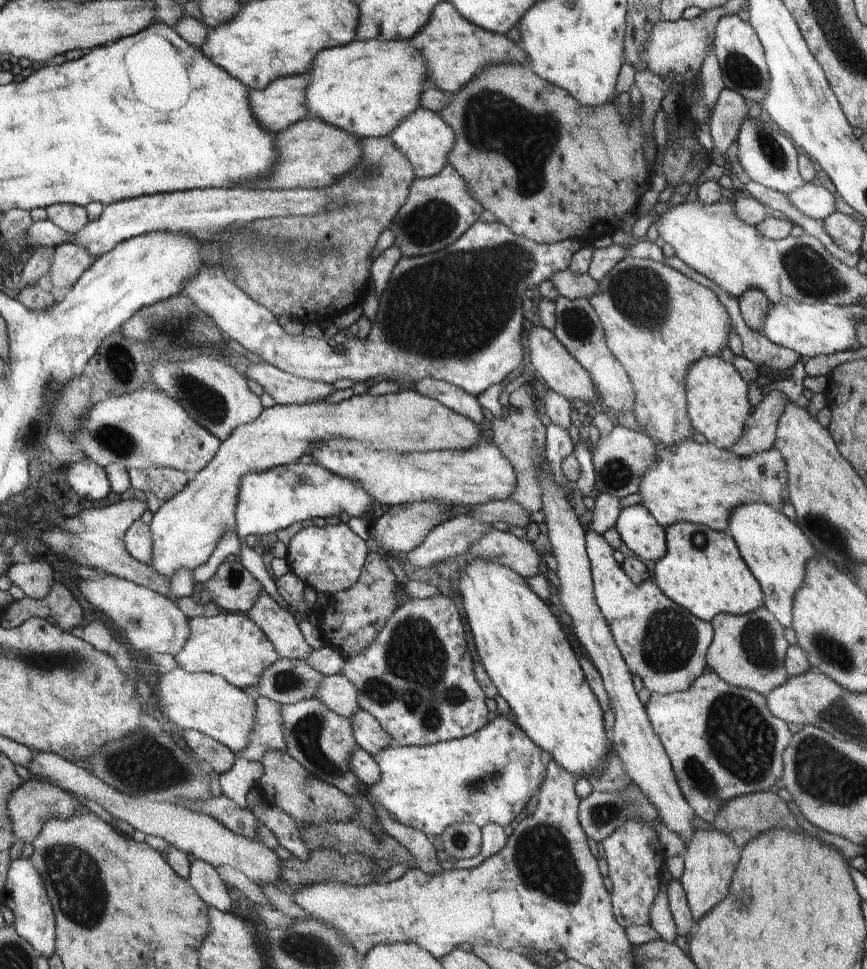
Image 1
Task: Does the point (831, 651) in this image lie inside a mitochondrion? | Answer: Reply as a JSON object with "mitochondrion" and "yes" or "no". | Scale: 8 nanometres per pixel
{"mitochondrion":"yes"}

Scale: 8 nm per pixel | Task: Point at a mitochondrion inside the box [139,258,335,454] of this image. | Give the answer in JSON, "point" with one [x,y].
{"point":[210,405]}

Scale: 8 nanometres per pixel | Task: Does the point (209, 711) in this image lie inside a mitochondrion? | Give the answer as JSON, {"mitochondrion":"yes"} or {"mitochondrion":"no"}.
{"mitochondrion":"no"}

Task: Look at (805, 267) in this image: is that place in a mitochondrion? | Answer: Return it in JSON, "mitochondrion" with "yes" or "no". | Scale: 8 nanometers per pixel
{"mitochondrion":"yes"}

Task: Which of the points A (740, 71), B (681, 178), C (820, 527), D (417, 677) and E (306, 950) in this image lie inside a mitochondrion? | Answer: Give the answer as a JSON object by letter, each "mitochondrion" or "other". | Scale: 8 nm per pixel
{"A":"mitochondrion","B":"other","C":"mitochondrion","D":"mitochondrion","E":"mitochondrion"}

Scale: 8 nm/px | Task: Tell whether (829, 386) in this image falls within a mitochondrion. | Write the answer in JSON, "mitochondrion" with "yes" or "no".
{"mitochondrion":"no"}

